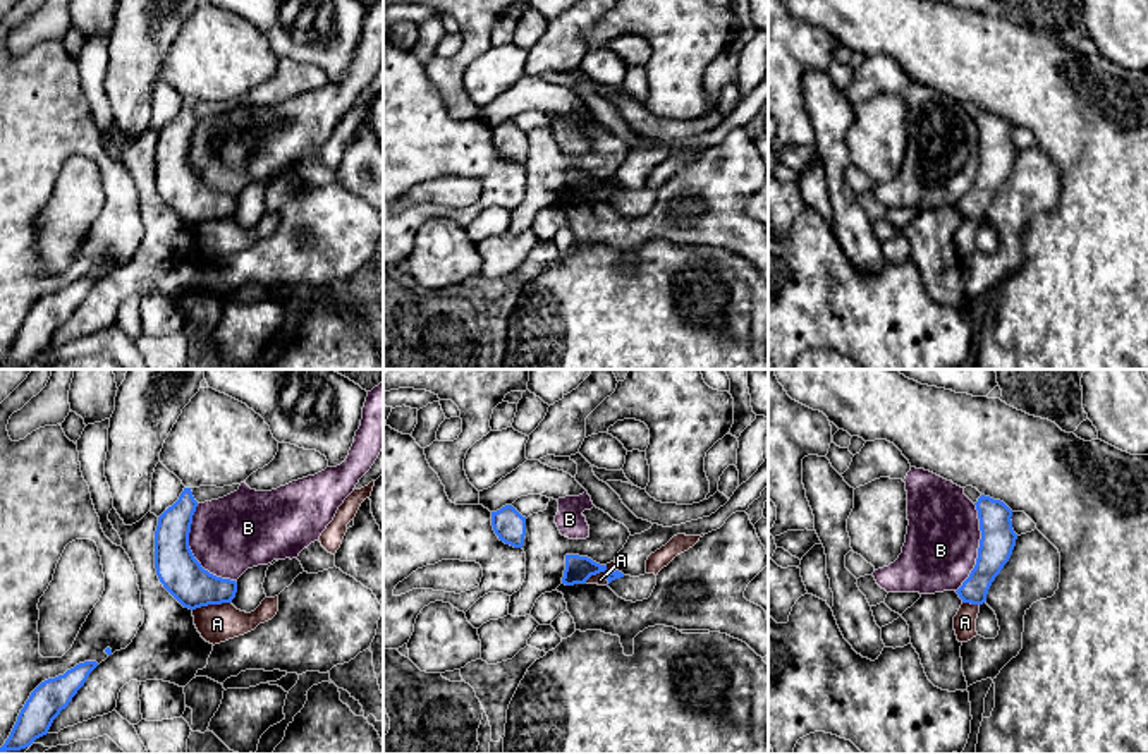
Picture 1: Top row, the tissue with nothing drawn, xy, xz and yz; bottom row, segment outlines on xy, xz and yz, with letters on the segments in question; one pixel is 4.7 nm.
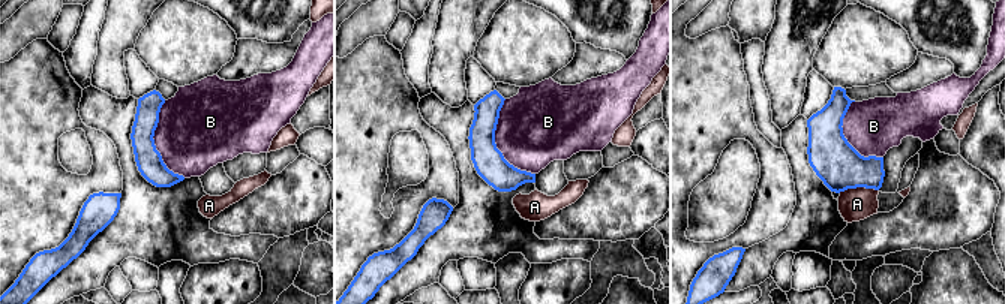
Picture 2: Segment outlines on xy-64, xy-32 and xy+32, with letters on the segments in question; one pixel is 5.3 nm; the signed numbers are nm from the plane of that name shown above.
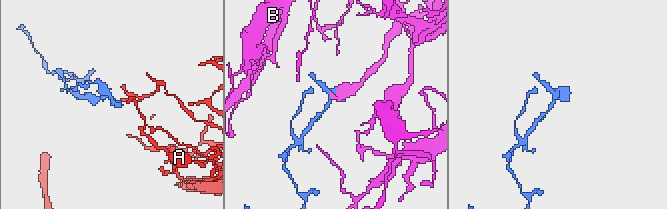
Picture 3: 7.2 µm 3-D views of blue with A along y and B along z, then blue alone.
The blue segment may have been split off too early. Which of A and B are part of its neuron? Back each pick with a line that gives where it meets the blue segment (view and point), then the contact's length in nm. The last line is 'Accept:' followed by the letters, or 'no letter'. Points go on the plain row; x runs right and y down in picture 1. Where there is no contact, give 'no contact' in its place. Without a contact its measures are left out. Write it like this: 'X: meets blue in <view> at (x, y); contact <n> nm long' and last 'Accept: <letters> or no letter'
B: meets blue in xy at (191, 167); contact 400 nm long
Accept: B

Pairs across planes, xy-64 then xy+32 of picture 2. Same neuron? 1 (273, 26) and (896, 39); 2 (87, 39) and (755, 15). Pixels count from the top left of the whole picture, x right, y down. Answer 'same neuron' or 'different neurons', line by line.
1: different neurons
2: different neurons

